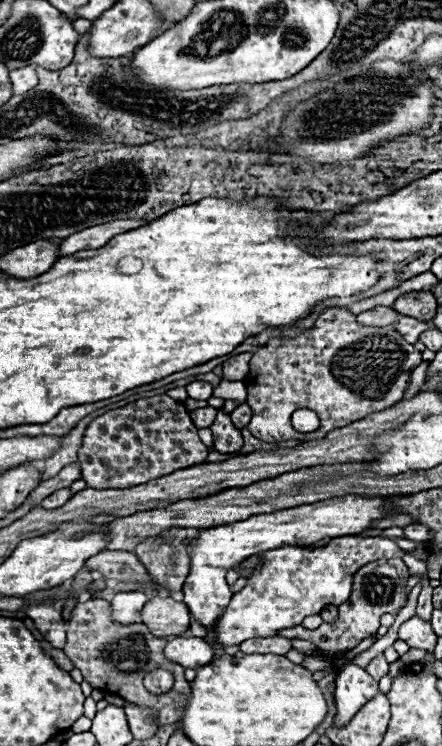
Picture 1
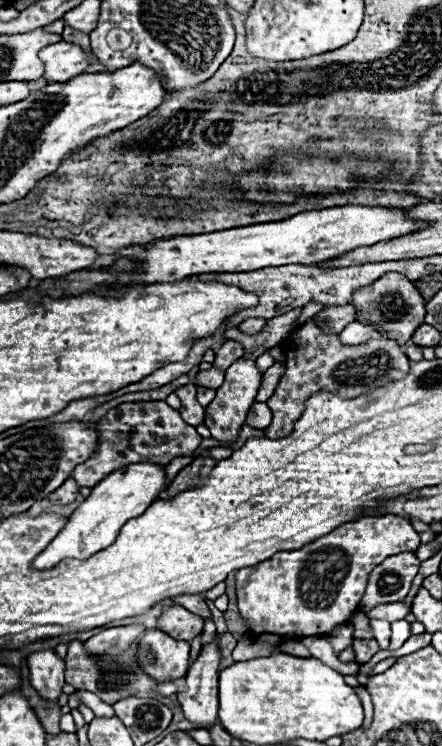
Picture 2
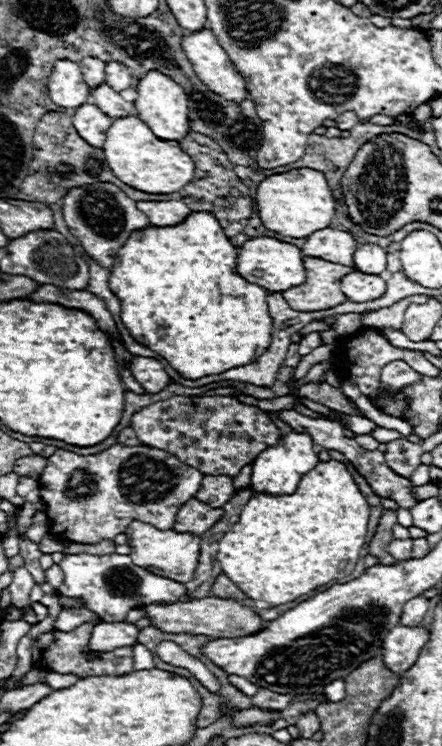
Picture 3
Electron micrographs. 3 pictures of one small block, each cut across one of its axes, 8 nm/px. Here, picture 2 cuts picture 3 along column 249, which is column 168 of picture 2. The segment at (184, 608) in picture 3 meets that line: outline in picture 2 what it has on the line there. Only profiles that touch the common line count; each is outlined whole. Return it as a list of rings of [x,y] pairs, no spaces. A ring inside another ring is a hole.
[[[170,606],[158,618],[156,628],[176,640],[192,640],[194,636],[198,636],[202,632],[204,620],[200,616],[184,610],[182,606]]]

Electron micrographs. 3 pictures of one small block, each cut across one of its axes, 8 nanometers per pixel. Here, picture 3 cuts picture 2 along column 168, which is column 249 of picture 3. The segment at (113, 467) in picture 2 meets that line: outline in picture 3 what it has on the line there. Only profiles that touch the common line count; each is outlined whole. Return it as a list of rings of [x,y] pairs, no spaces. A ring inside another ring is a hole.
[[[174,396],[138,410],[130,420],[130,428],[144,446],[174,454],[202,474],[226,474],[230,478],[238,476],[242,466],[282,436],[268,412],[240,404],[232,396]]]

